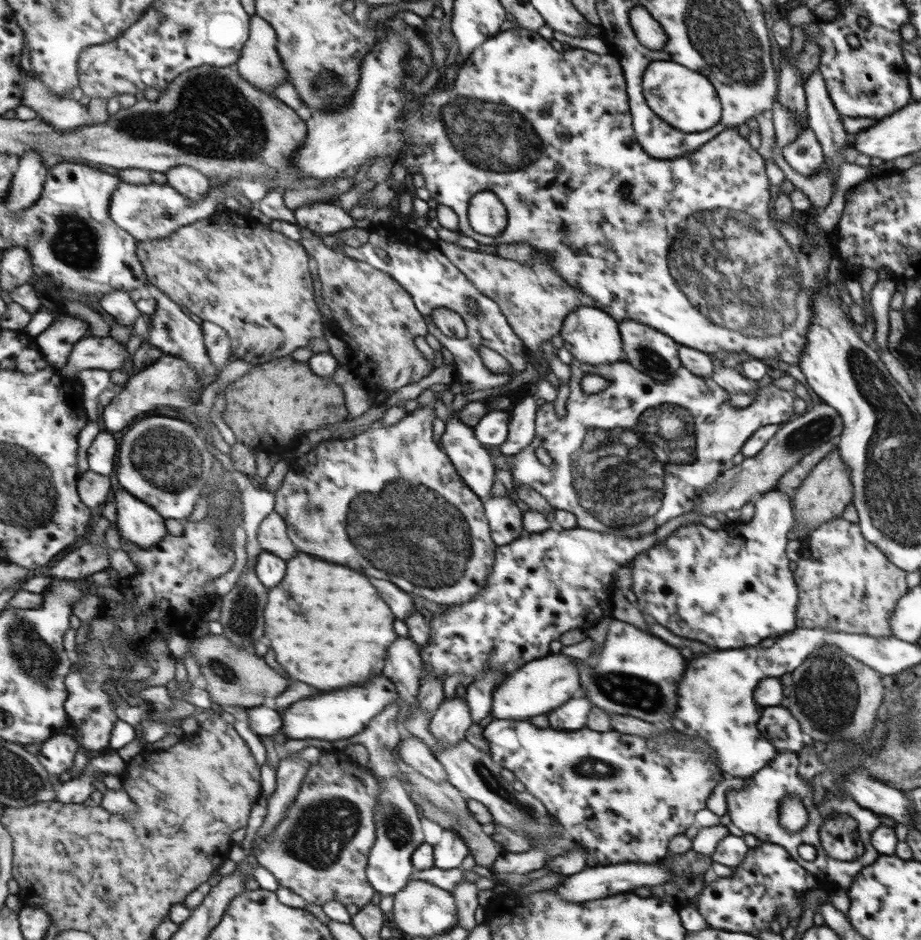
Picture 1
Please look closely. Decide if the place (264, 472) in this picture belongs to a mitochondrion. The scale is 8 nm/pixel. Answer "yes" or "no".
no

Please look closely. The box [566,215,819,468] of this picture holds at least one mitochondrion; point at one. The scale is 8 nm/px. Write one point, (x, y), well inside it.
(647, 357)

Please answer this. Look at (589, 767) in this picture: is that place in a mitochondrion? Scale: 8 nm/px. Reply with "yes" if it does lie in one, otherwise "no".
yes

